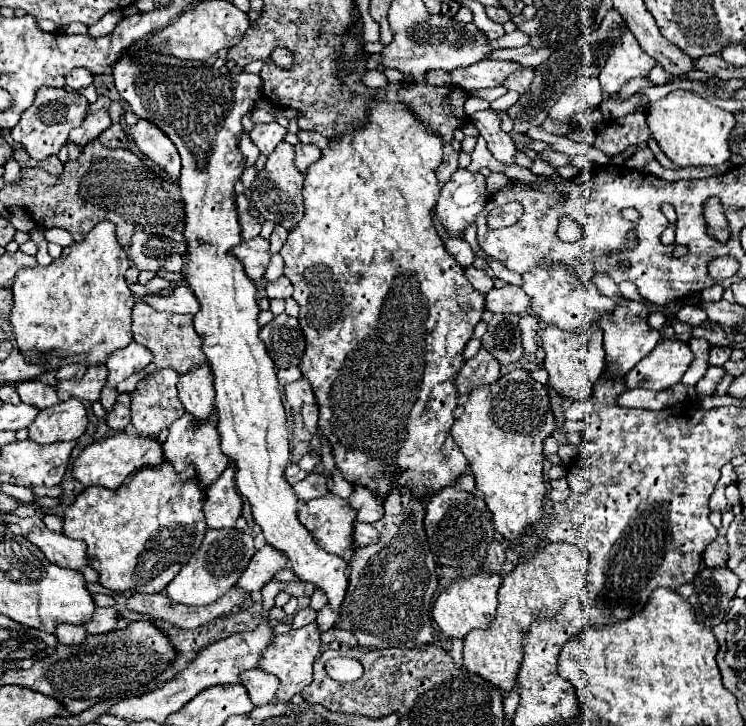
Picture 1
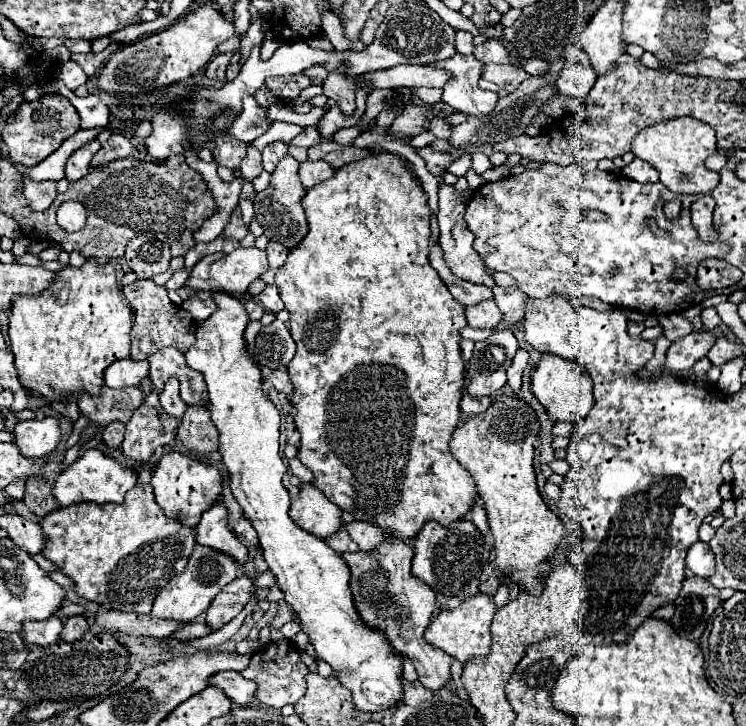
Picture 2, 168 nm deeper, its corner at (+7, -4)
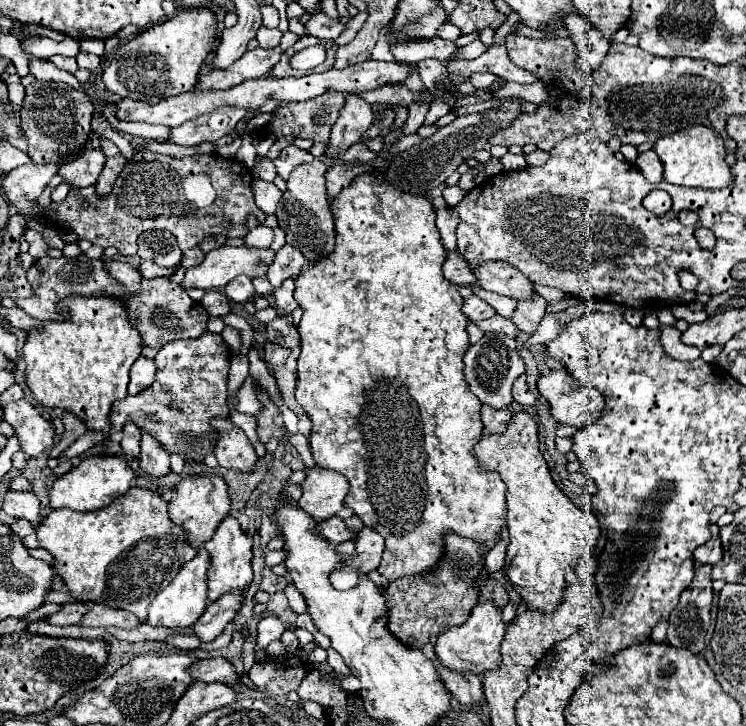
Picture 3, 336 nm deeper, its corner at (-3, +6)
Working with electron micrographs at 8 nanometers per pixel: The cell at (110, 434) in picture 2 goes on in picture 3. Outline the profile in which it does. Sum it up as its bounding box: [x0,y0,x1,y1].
[120,422,140,458]

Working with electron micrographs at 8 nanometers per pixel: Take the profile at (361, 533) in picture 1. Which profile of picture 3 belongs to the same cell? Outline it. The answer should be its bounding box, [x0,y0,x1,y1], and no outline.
[318,516,354,544]

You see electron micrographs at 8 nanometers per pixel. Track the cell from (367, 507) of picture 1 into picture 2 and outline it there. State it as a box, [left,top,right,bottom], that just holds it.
[346,522,384,552]

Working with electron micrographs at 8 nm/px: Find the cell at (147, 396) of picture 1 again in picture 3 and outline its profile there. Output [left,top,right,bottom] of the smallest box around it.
[140,430,170,476]

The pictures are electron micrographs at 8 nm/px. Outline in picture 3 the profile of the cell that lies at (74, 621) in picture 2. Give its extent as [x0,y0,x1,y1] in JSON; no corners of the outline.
[48,602,88,626]

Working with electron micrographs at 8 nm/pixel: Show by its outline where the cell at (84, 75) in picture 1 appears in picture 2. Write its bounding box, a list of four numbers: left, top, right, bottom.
[56,62,88,90]

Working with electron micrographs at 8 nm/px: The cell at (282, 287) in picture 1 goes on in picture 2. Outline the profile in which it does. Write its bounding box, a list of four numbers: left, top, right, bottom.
[258,286,284,314]

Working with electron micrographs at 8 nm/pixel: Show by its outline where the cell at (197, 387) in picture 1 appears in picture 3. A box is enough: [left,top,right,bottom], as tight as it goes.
[212,416,258,472]

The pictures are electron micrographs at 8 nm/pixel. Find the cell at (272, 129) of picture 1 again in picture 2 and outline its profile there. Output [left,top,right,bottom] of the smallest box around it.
[262,142,288,172]

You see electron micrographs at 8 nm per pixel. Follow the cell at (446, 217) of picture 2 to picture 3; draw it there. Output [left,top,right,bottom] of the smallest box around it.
[472,260,534,300]

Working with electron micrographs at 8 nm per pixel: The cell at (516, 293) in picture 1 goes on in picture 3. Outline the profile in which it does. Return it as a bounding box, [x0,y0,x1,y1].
[462,294,496,322]

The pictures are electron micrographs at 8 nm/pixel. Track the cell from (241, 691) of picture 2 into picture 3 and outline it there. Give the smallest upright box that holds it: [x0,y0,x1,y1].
[190,658,240,684]

